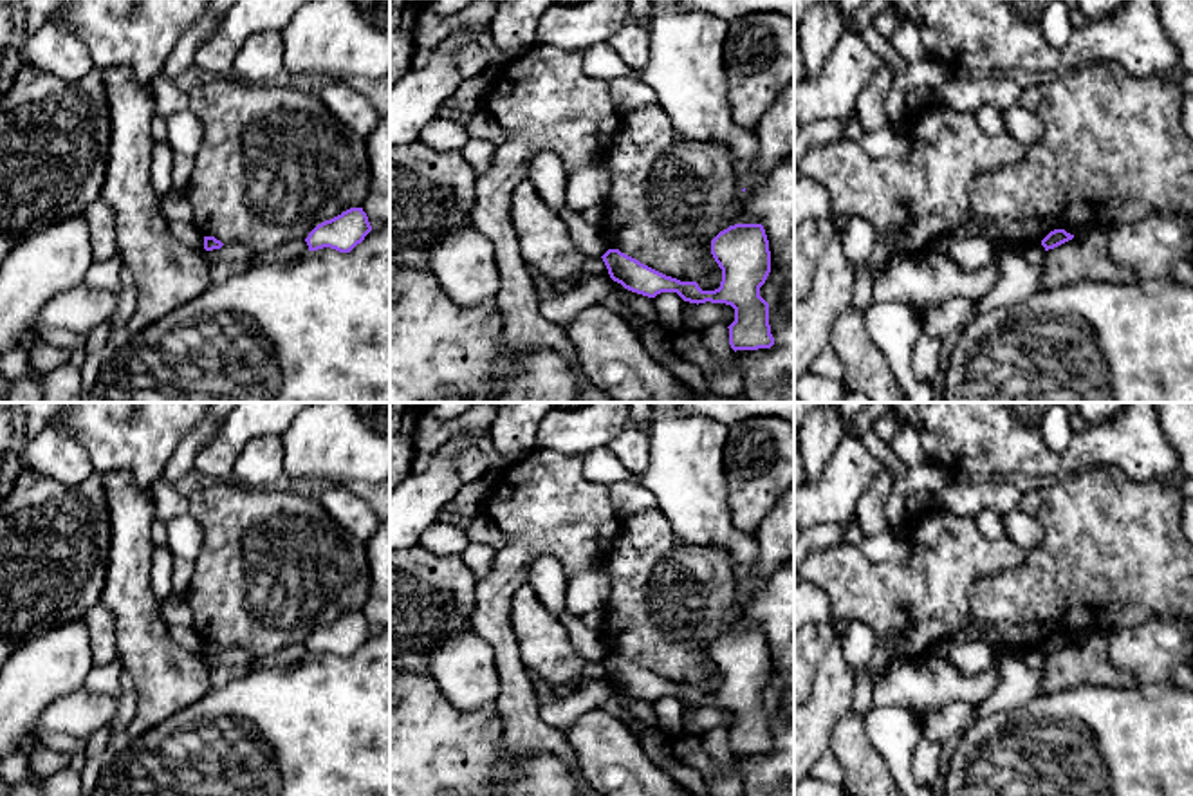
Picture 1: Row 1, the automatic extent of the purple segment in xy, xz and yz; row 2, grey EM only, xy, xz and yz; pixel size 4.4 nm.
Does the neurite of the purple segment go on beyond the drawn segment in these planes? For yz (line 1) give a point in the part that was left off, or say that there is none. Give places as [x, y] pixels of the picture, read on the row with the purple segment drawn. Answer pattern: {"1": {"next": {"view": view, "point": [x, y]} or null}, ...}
{"1": {"next": null}}

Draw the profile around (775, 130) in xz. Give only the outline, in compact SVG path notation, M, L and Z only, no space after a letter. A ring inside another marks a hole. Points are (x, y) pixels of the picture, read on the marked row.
M794 81L780 90L754 132L760 141L754 180L763 180L774 166L794 155Z

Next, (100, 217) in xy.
M97 199L81 213L90 235L94 262L106 262L117 255L116 215L112 208Z

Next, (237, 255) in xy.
M236 244L222 245L220 249L206 251L206 253L211 264L229 262L238 269L245 267L247 262L256 256L251 249Z

